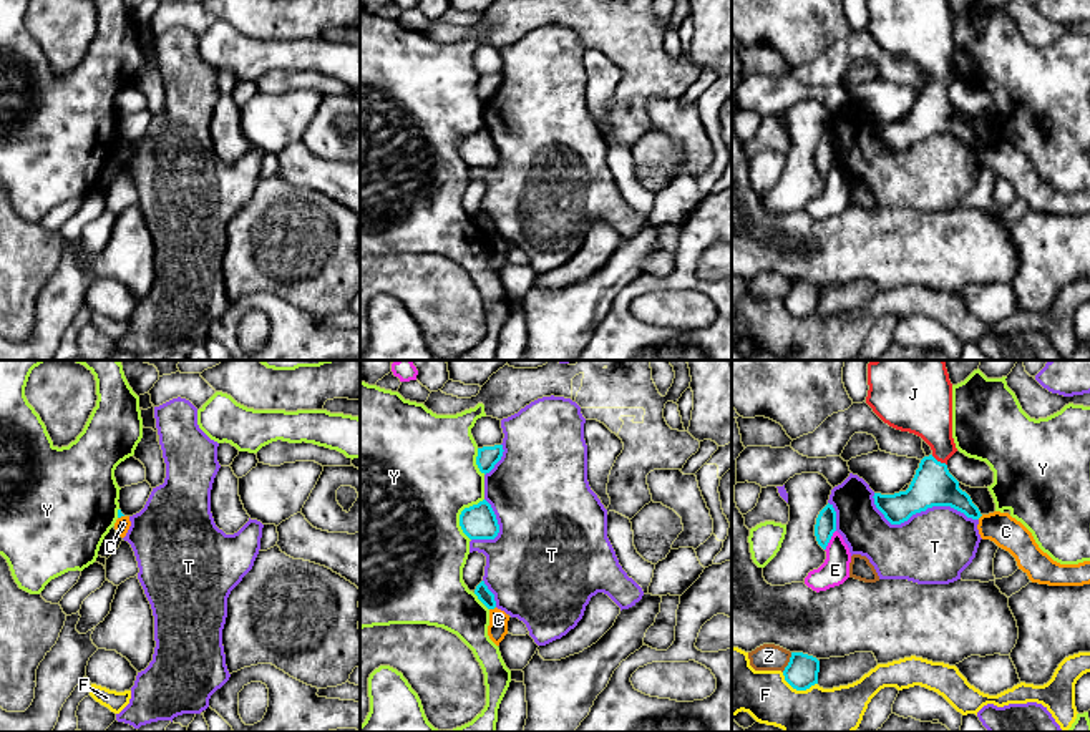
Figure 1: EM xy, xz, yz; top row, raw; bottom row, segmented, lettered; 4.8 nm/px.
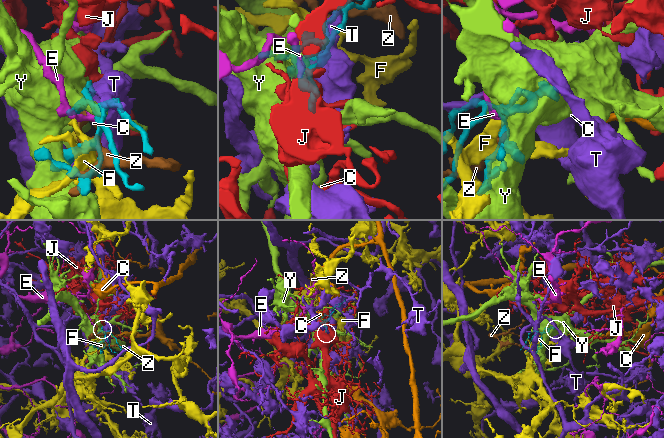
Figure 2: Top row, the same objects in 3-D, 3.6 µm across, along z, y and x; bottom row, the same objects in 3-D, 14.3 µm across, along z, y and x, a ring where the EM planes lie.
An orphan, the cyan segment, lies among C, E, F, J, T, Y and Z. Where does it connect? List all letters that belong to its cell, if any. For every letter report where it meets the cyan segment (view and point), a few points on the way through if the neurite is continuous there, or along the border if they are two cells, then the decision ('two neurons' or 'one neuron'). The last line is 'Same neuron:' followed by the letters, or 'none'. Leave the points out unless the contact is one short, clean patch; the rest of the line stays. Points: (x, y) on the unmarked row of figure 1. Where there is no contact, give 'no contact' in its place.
C: contact xz (491, 236); border xz (495, 234), (490, 238); two neurons
E: contact yz (830, 166); two neurons
F: contact yz (798, 317); two neurons
J: contact yz (939, 90); way yz (933, 113), (933, 97), (939, 90), (939, 65), (926, 40); one neuron
T: contact yz (921, 138); two neurons
Y: contact xz (460, 143); two neurons
Z: contact yz (788, 291); two neurons
Same neuron: J

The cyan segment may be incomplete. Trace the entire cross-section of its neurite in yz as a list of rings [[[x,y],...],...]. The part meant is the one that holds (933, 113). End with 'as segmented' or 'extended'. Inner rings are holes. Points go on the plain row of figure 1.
[[[868,0],[866,32],[889,55],[921,65],[932,78],[924,85],[906,120],[894,123],[874,121],[874,133],[891,153],[901,153],[912,143],[932,134],[951,134],[967,146],[982,143],[971,124],[959,116],[949,101],[947,88],[957,80],[952,66],[952,12],[947,0]]]; extended

